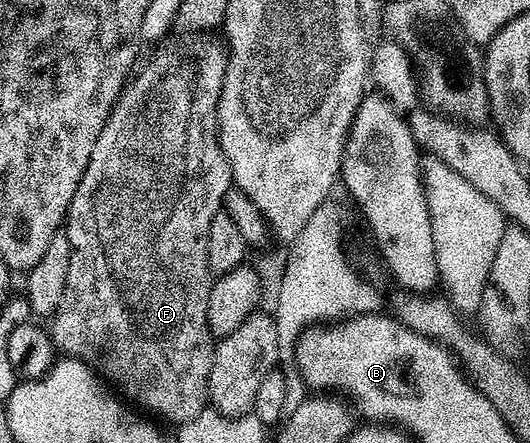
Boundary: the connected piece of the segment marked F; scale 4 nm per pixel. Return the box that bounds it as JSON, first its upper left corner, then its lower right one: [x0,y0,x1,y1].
[51,36,234,424]

